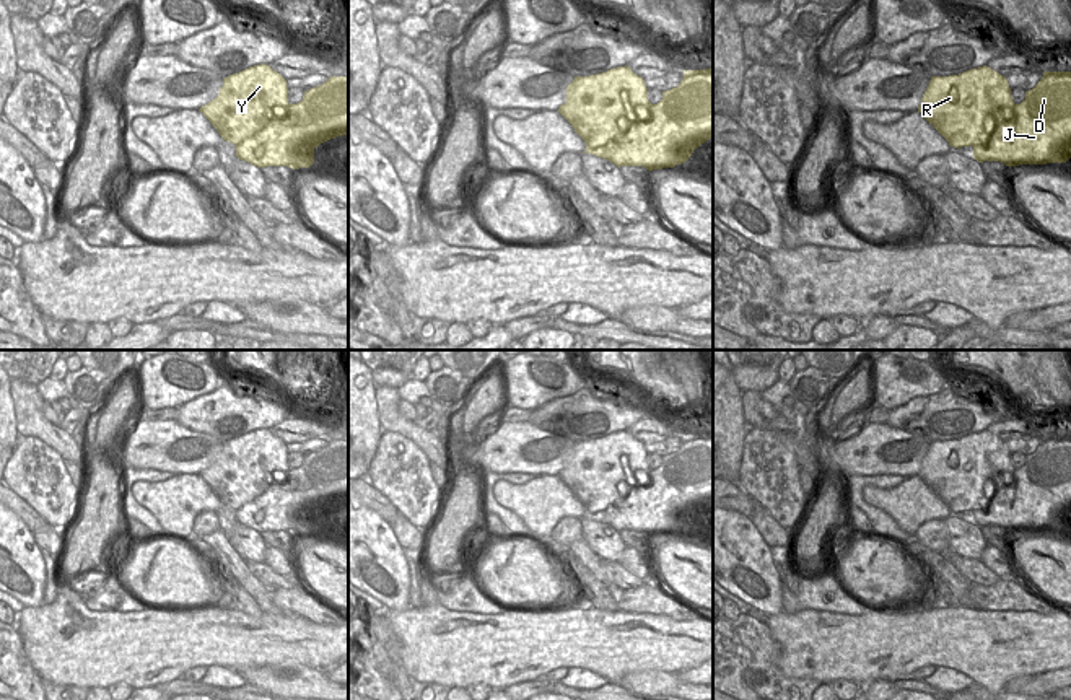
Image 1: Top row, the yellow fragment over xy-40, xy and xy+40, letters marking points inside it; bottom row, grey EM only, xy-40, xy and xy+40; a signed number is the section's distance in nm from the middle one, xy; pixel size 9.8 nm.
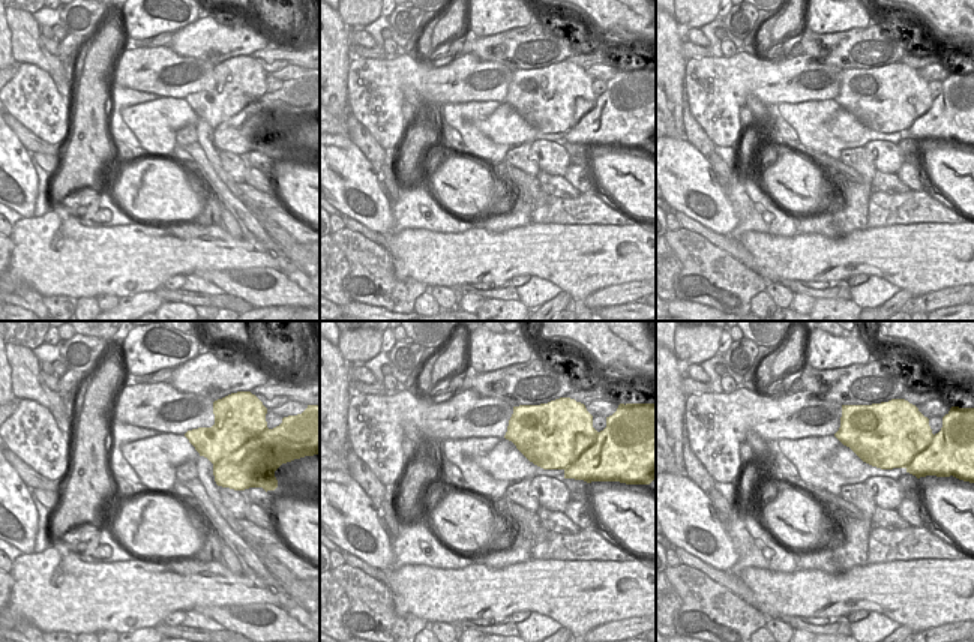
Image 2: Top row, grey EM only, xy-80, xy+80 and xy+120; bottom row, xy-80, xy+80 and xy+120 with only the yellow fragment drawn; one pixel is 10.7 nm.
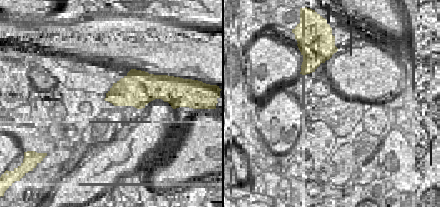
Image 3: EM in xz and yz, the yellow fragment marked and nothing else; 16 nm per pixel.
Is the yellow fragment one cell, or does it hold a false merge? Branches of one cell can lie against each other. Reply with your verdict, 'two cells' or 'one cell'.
two cells

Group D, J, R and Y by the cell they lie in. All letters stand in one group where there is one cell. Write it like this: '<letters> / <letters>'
D J / R Y

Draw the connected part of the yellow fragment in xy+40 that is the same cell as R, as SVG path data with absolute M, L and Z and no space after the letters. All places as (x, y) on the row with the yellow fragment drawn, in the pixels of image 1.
M983 65L959 75L931 77L918 112L954 148L973 147L1014 117L1006 77Z

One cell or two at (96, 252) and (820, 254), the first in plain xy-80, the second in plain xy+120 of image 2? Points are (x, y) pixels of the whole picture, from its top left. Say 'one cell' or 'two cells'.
one cell

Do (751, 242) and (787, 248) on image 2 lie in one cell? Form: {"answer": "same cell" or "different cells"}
{"answer": "same cell"}

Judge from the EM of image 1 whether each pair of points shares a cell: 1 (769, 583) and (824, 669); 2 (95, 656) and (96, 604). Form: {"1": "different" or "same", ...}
{"1": "different", "2": "different"}

